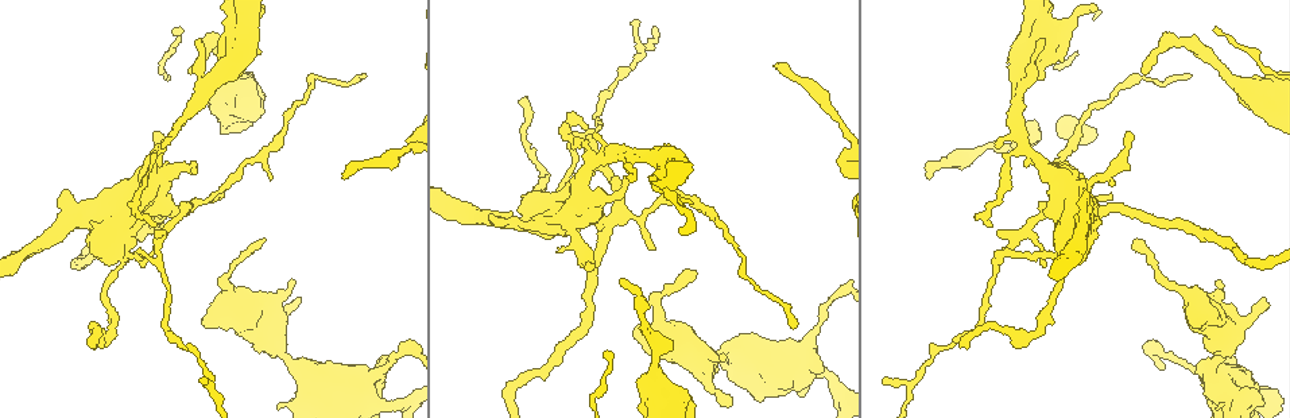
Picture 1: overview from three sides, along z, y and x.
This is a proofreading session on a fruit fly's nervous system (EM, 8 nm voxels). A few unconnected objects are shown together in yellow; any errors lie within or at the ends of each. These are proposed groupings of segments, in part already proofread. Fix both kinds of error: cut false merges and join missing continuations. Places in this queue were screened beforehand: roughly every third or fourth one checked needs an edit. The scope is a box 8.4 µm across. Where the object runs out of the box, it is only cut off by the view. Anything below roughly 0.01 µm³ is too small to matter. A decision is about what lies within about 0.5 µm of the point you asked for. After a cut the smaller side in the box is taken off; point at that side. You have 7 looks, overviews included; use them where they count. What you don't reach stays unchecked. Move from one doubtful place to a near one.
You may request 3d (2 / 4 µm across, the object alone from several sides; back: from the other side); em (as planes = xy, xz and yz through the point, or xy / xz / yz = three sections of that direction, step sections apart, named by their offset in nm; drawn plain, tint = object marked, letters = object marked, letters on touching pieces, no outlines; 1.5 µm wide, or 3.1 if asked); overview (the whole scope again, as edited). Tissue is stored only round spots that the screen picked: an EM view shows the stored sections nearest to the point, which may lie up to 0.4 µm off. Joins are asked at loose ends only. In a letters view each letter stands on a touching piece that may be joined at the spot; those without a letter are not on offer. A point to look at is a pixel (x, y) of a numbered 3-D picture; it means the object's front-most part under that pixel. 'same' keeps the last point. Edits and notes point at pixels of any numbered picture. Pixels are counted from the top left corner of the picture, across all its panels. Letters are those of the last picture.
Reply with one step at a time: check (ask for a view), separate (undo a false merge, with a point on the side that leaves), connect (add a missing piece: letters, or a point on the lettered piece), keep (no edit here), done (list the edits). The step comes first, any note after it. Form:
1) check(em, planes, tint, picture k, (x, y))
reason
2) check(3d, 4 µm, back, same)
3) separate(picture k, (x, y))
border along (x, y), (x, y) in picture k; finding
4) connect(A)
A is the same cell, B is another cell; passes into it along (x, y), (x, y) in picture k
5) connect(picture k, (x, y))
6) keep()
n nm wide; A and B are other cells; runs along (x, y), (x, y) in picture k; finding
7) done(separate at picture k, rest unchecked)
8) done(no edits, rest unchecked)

check(3d, 4 µm, picture 1, (629, 182))
free end

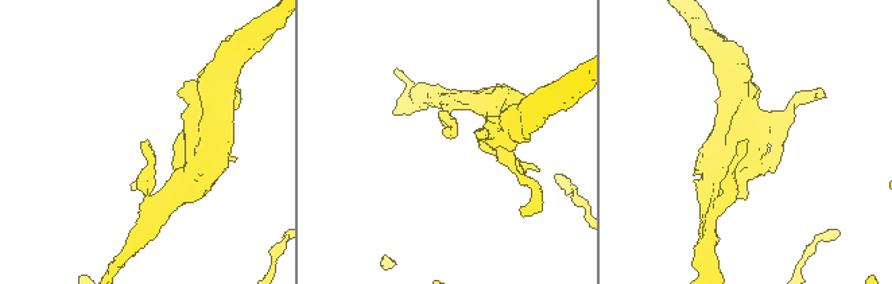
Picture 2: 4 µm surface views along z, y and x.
check(em, planes, plain, picture 2, (148, 140))

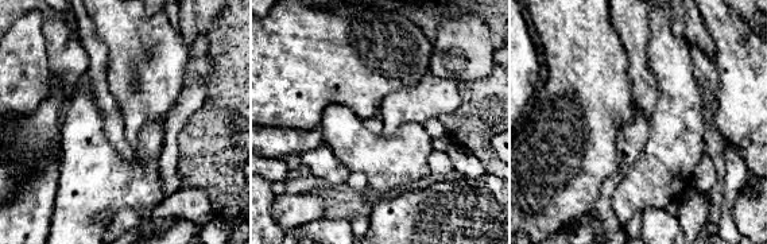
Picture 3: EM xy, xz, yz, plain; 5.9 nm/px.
check(em, planes, letters, same)

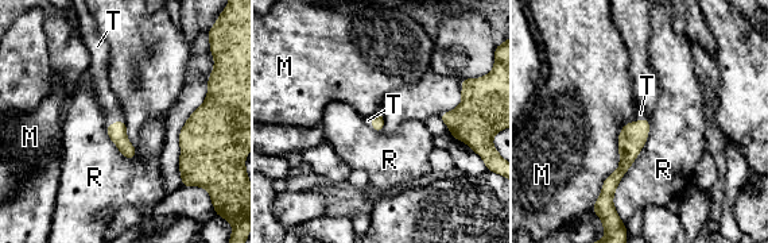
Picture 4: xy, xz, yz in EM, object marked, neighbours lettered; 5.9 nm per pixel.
connect(picture 4, (105, 96))
T is the same cell, M and R are other cells; the neuron continues

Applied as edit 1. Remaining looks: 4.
check(overview)

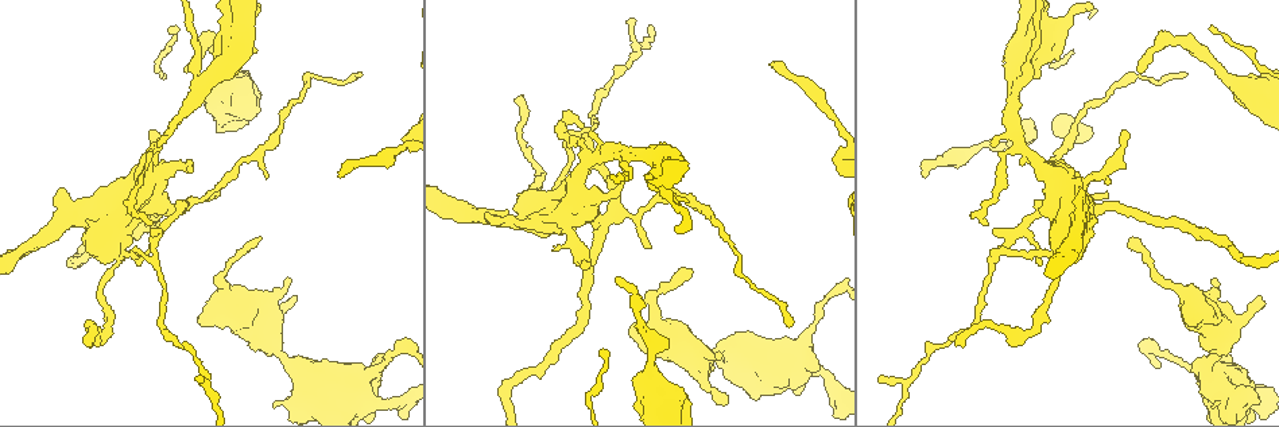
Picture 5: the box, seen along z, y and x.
check(3d, 4 µm, back, picture 5, (773, 64))
free end

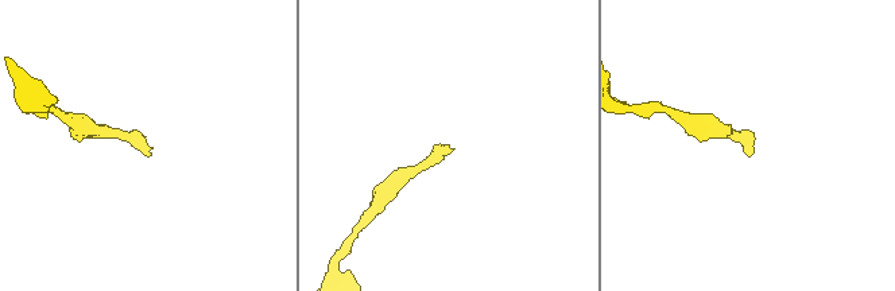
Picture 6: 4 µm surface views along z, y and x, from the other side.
check(em, xy, step 4, letters, picture 6, (148, 157))

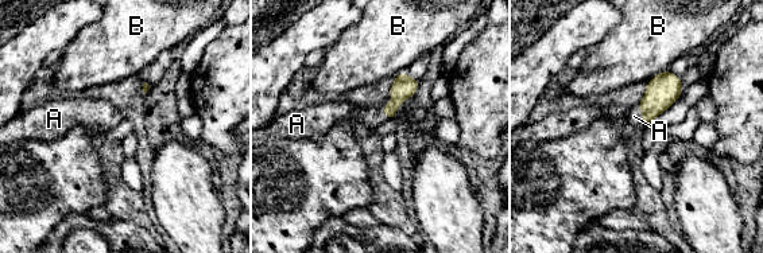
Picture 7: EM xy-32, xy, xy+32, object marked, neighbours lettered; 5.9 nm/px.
connect(picture 7, (634, 116))
A touches over 140 nm; A is the same cell, B is another cell; passes into it along (662, 90), (643, 113), (634, 116) in picture 7; it goes on there

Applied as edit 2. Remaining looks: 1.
done(connect at picture 4, connect at picture 7, rest unchecked)

